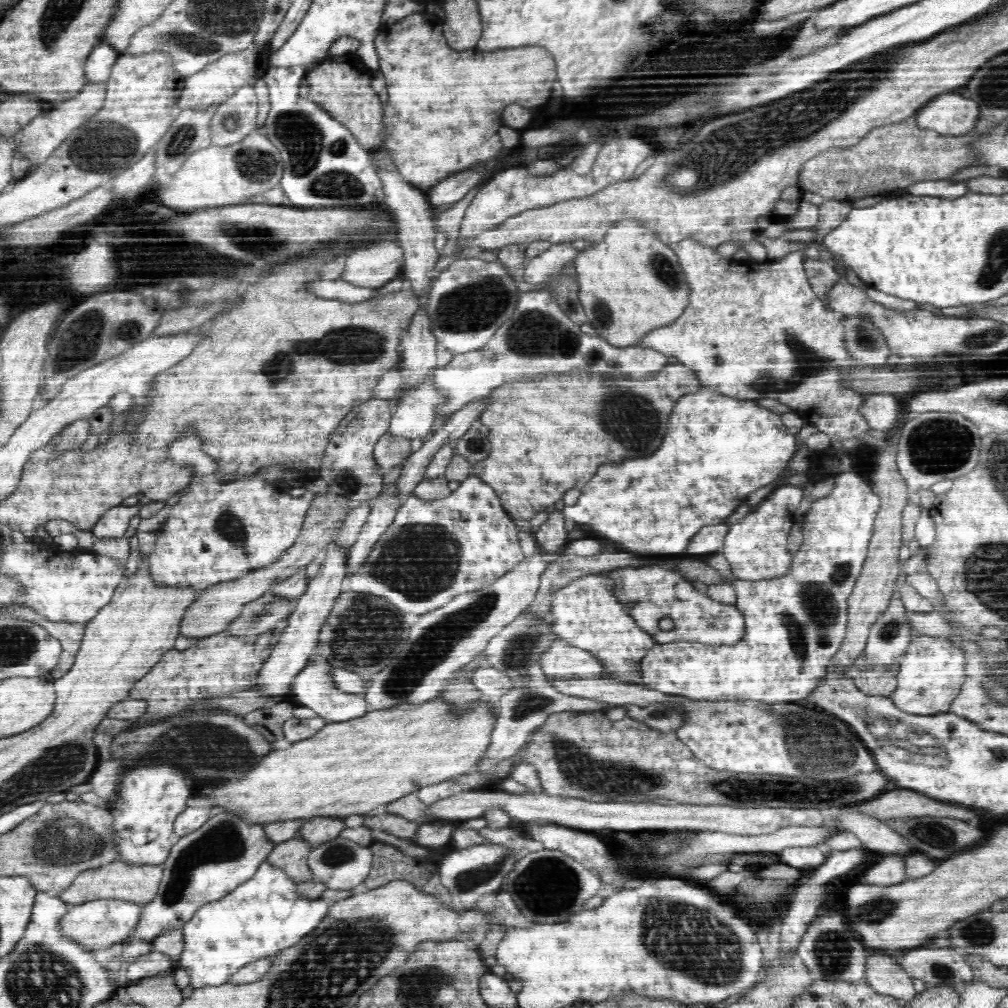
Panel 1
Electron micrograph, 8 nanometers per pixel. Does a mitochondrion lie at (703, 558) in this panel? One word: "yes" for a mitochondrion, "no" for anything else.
no

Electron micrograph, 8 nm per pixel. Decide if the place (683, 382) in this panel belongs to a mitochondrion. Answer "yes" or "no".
no

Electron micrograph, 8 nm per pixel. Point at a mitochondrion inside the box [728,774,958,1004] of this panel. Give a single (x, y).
(833, 951)

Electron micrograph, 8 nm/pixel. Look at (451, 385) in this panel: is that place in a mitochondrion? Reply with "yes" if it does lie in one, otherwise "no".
no

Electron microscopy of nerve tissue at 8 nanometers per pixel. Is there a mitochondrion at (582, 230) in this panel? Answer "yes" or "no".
no

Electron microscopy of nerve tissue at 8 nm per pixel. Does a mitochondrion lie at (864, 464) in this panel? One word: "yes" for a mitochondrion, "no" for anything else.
no

